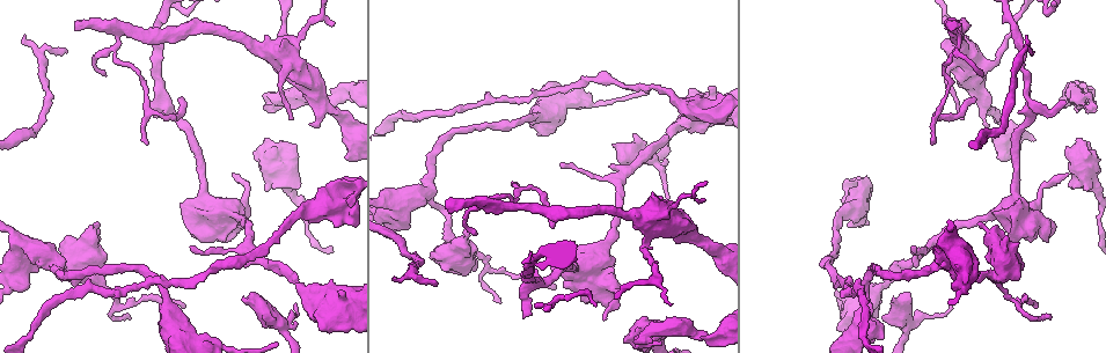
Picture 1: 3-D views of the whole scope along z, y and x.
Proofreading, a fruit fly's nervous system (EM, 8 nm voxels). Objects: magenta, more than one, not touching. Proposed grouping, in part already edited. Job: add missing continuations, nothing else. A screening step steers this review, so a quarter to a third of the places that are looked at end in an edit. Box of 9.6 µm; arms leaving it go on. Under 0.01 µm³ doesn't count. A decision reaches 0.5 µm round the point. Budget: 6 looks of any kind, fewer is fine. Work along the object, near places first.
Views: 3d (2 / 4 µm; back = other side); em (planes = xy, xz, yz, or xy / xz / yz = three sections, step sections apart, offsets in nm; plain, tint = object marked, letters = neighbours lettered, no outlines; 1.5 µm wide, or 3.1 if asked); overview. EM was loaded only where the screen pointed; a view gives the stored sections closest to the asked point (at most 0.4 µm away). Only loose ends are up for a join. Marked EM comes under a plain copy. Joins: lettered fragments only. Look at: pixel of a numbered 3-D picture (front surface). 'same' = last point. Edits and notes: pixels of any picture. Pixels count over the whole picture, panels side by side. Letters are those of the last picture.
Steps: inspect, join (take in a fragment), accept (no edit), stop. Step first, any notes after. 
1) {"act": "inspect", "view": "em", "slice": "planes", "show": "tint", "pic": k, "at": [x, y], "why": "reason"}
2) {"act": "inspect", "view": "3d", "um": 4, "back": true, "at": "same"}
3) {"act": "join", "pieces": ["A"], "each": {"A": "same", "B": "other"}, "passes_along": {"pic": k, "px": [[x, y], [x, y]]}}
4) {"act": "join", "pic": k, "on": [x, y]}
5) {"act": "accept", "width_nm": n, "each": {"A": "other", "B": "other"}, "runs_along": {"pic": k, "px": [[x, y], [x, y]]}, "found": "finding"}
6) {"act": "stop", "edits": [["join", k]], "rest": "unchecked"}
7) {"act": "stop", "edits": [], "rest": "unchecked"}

{"act": "inspect", "view": "3d", "um": 2, "pic": 1, "at": [525, 317], "why": "an open end"}

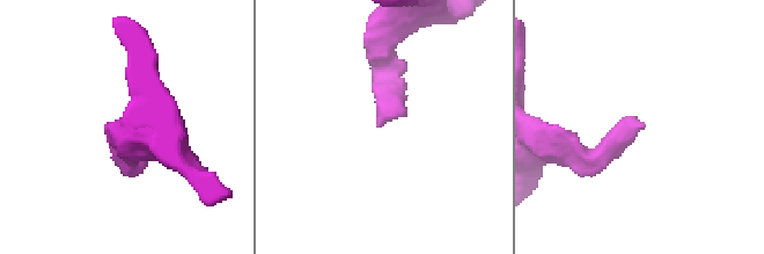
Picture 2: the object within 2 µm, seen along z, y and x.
{"act": "inspect", "view": "em", "slice": "planes", "show": "letters", "pic": 2, "at": [377, 122]}

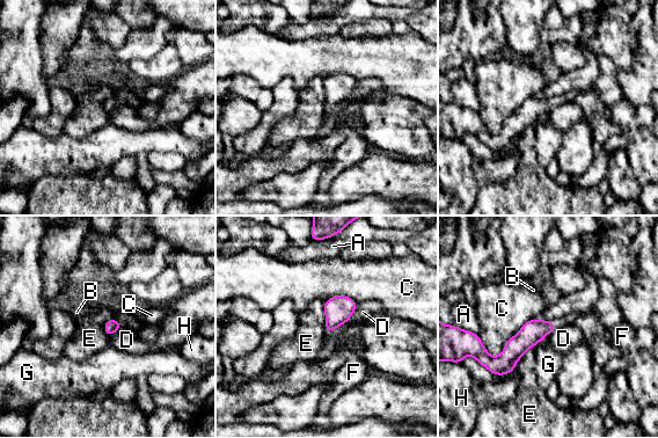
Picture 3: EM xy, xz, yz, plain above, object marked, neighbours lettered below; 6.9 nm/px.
{"act": "join", "pieces": ["F"], "each": {"A": "other", "B": "other", "C": "other", "D": "other", "E": "other", "F": "same", "G": "other", "H": "other"}, "passes_along": {"pic": 3, "px": [[110, 327], [117, 321], [129, 320]]}, "found": "it goes on there"}

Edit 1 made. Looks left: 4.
{"act": "inspect", "view": "overview"}

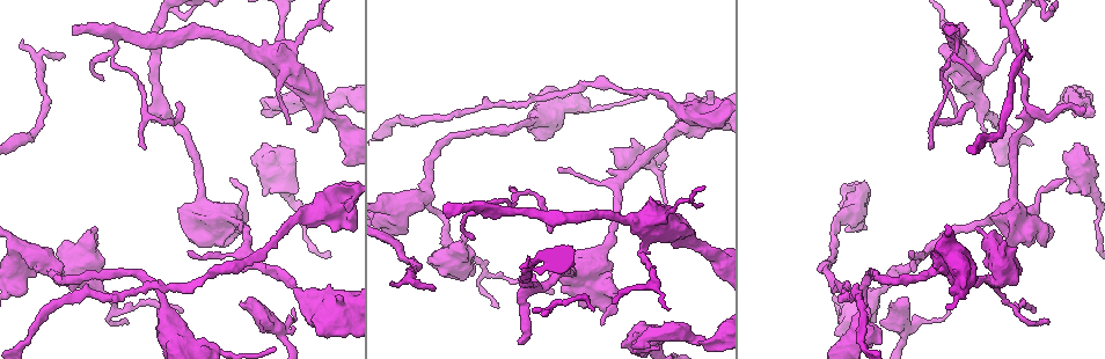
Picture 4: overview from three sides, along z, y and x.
{"act": "inspect", "view": "em", "slice": "planes", "show": "tint", "pic": 4, "at": [229, 178], "why": "tapers out"}

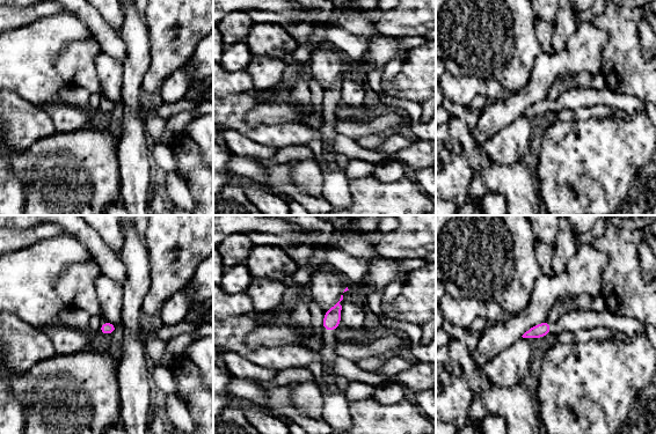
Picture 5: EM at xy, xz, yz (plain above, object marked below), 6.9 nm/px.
{"act": "inspect", "view": "em", "slice": "planes", "show": "letters", "at": "same", "why": "what lies round it"}

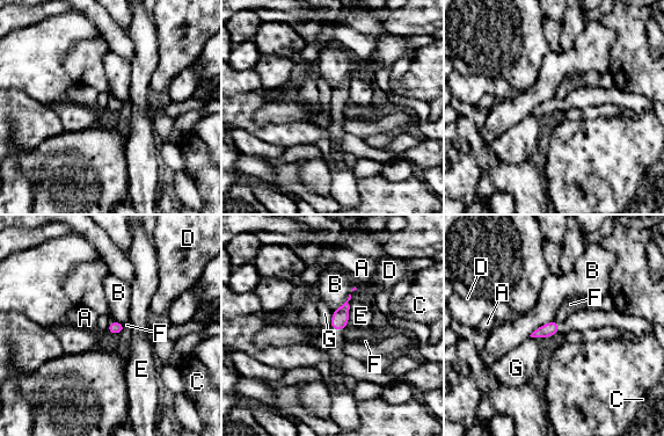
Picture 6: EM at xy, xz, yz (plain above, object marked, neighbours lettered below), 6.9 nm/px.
{"act": "accept", "each": {"A": "other", "B": "other", "C": "other", "D": "other", "E": "other", "F": "other", "G": "other"}, "border": {"pic": 6, "px": [[333, 312], [329, 328]]}, "found": "none of them fits"}

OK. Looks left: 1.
{"act": "stop", "edits": [["join", 3]], "rest": "unchecked"}

